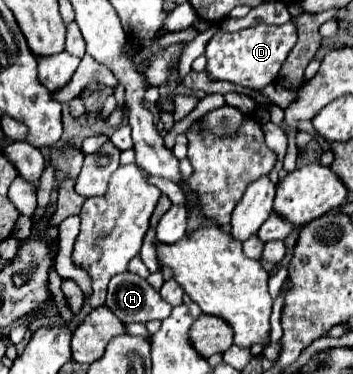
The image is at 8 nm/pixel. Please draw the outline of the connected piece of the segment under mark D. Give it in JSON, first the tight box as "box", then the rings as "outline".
{"box":[206,22,296,88],"outline":[[[292,22],[282,26],[266,26],[258,24],[238,32],[224,32],[222,28],[206,44],[206,74],[212,80],[228,80],[246,88],[264,88],[276,82],[278,70],[286,60],[288,52],[296,44],[296,26]]]}

